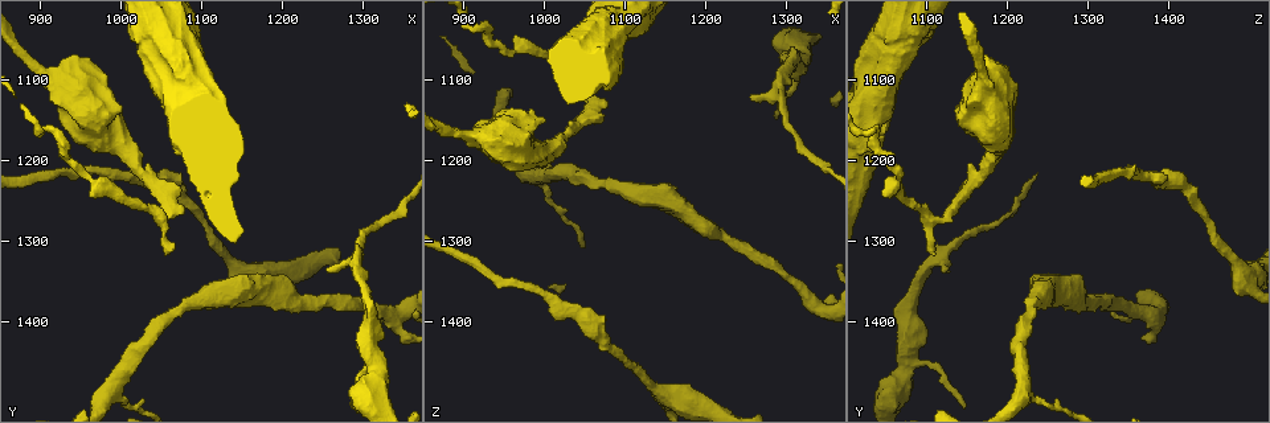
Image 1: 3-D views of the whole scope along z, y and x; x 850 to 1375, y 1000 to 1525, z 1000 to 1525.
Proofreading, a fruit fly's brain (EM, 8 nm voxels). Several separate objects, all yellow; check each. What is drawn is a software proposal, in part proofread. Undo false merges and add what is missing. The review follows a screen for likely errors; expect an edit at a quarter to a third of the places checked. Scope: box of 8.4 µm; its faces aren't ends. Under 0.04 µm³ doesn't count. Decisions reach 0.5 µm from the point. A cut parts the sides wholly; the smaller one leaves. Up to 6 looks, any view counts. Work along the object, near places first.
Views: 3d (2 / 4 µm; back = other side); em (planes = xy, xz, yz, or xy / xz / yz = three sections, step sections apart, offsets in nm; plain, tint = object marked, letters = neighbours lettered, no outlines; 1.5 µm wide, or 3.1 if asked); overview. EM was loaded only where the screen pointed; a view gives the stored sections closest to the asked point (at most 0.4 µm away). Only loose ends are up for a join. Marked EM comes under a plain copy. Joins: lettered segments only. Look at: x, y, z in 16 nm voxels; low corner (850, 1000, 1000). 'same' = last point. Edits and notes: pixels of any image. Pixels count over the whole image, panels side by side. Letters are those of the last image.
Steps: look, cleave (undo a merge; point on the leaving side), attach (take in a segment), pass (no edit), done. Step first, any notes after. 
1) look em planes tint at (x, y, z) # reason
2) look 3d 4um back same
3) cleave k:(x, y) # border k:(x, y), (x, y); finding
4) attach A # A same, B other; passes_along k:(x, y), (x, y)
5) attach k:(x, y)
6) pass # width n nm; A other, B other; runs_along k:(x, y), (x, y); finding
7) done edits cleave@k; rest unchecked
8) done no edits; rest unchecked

look em planes letters at (1255, 1335, 1120) # free end

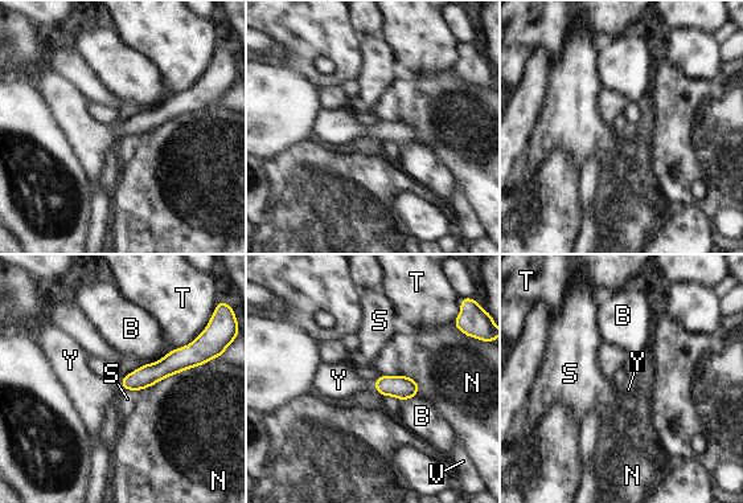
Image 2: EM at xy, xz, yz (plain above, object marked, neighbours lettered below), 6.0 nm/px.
attach Y # longest_contact N 480 nm; B other, N other, S other, T other, V other, Y same; passes_along 2:(401, 387), (376, 385), (339, 380); the cell continues

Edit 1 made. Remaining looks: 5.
look 3d 2um at (1335, 1390, 1380) # branch point

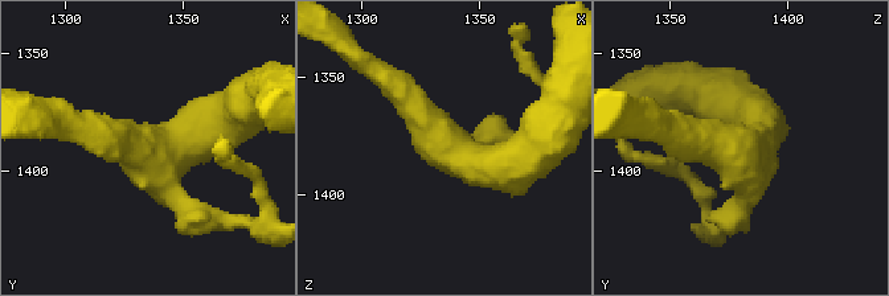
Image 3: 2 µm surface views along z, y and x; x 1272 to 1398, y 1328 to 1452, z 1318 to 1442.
look em planes letters at (1334, 1391, 1377)

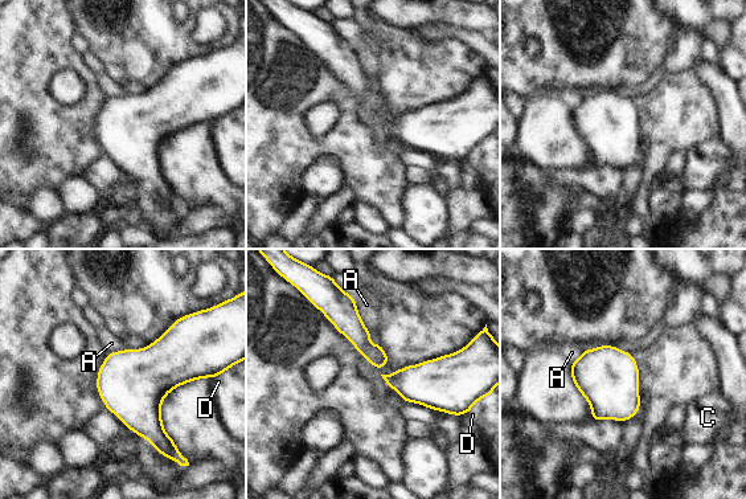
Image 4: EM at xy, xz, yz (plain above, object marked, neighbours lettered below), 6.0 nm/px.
pass # longest_contact A 320 nm; A other, C other, D other; border 4:(355, 299), (372, 347); all the same cell

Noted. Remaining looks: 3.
look 3d 4um at (1080, 1240, 1425) # thick turns thin

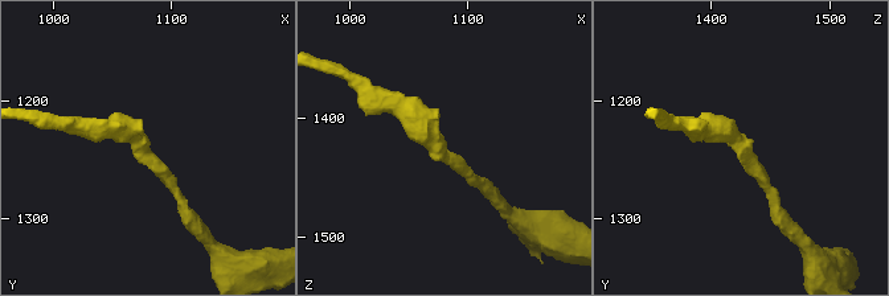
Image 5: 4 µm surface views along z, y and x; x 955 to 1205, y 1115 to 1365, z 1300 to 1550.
look em planes tint at (1078, 1242, 1428)

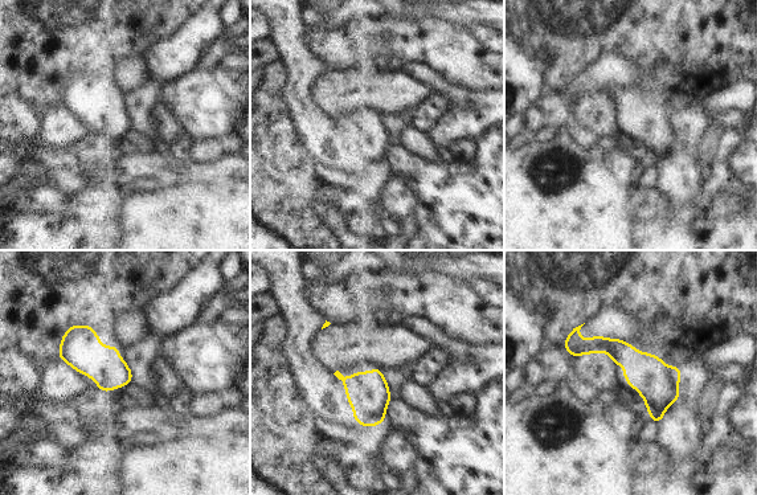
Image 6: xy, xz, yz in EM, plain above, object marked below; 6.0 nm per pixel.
look em planes letters same

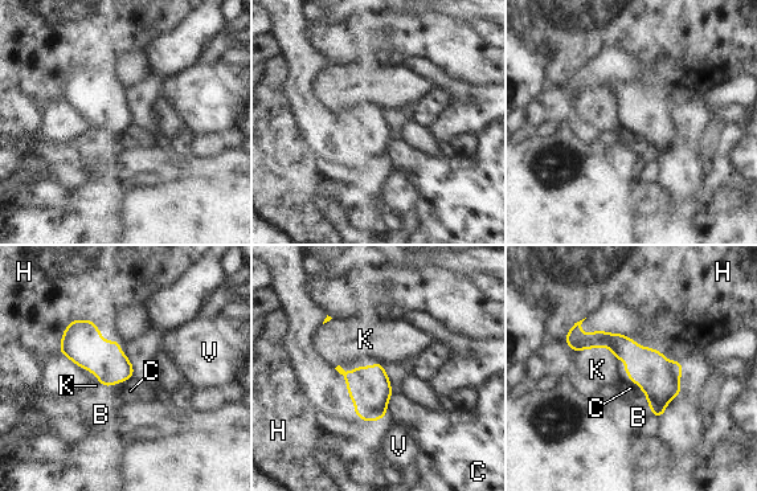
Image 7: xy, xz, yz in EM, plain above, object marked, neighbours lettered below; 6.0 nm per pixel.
pass # B other, C other, H other, K other, V other; border 7:(392, 392), (383, 418); one cell here

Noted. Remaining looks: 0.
done edits attach@2; rest unchecked

